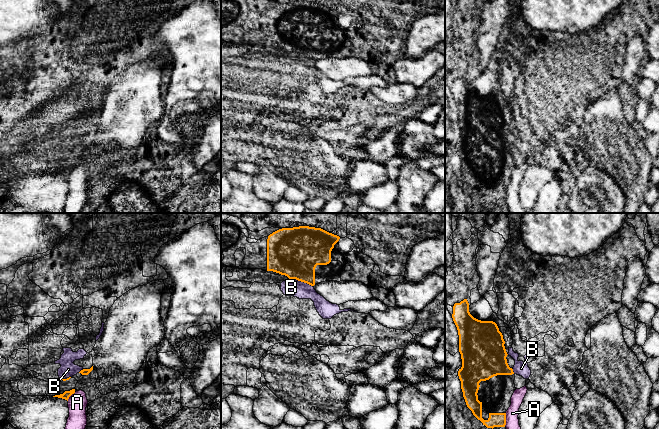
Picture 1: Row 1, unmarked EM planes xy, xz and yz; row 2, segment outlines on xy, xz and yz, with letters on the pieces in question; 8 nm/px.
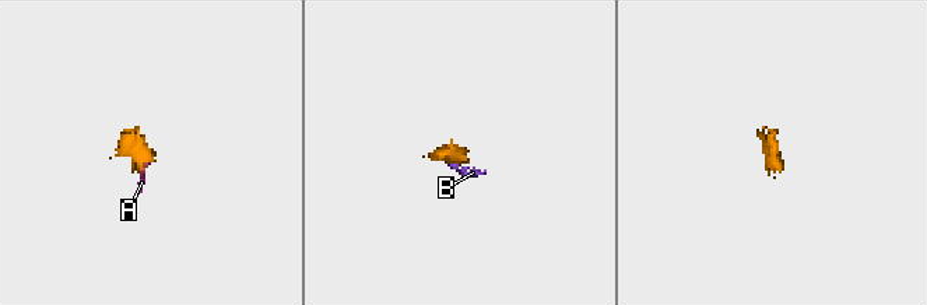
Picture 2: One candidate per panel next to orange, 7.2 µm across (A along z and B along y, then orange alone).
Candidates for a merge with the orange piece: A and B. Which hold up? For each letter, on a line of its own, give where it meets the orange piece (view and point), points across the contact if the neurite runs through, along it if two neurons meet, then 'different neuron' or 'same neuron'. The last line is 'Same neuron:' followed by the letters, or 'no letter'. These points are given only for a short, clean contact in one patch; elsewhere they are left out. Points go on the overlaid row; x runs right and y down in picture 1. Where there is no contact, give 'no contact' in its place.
A: yz (505, 420) | along yz (506, 413), (506, 424), (504, 426) | different neuron
B: xz (301, 281) | along xz (289, 278), (295, 278), (312, 286) | different neuron
Same neuron: no letter

